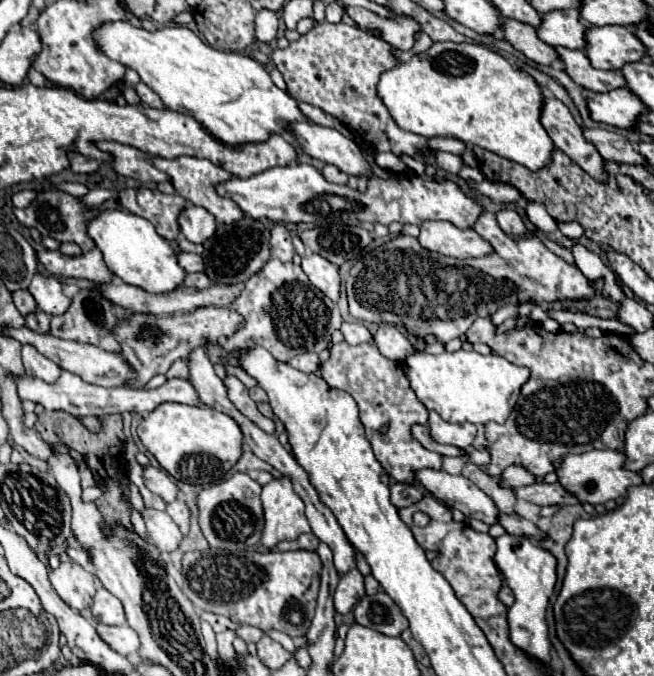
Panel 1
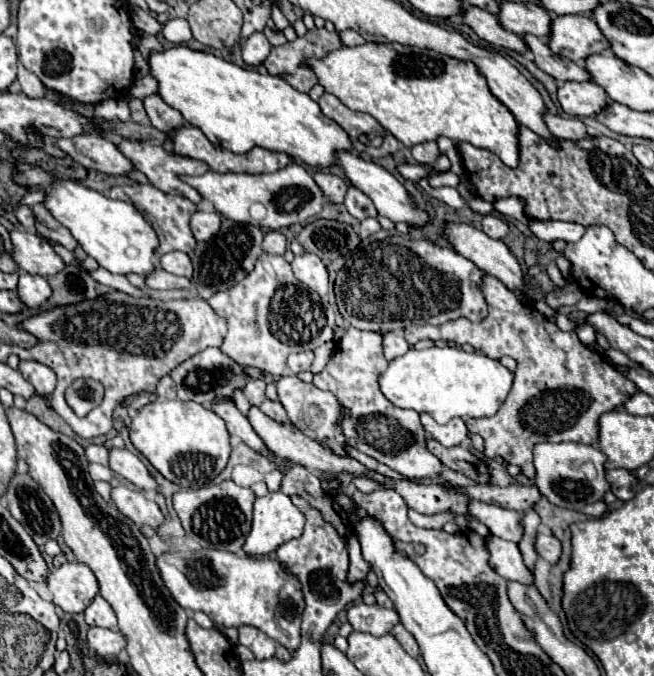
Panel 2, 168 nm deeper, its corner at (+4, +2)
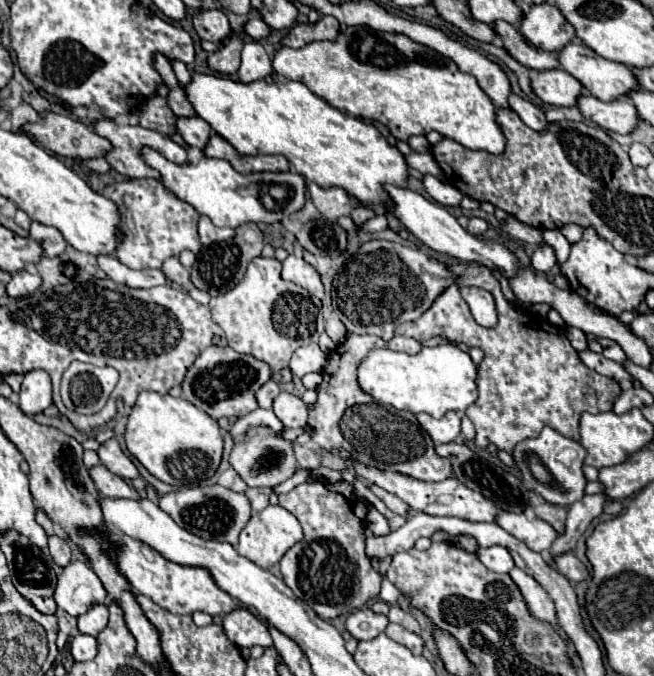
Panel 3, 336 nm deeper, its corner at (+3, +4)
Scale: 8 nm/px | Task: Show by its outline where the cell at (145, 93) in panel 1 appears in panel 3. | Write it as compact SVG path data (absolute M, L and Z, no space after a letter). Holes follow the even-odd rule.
M178 118L178 134L186 140L188 146L198 146L200 150L206 148L210 136L212 136L212 126L202 120L202 118Z

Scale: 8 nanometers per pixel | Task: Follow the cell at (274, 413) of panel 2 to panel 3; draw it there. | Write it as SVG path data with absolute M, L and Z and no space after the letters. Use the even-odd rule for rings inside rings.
M282 392L274 400L274 414L286 428L304 428L308 420L308 406L296 394Z

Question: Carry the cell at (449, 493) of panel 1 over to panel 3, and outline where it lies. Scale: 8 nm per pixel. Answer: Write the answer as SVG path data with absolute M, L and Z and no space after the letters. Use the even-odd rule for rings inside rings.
M502 512L496 520L506 532L522 540L530 550L542 554L550 550L552 542L558 538L558 532L544 520L534 518L528 520L524 514L514 514L514 512Z

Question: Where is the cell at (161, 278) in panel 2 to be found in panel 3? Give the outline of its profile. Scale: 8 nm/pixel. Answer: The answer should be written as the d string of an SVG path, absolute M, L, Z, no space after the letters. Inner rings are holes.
M98 256L98 266L106 272L108 278L130 288L152 288L166 284L166 278L160 270L132 270L114 256Z

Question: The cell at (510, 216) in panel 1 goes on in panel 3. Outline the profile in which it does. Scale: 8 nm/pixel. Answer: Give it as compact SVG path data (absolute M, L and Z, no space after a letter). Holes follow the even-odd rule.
M470 218L466 230L468 230L470 234L474 234L474 236L482 236L482 234L488 230L488 224L486 224L482 218Z

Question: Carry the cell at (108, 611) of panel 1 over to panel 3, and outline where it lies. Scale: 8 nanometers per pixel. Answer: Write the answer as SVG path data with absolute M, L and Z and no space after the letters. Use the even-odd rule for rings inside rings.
M104 604L92 606L86 614L78 616L78 630L88 636L98 636L108 624L108 608Z

